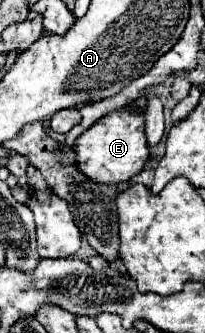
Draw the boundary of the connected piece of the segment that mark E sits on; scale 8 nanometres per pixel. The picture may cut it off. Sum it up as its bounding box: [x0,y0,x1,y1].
[75,103,149,185]

